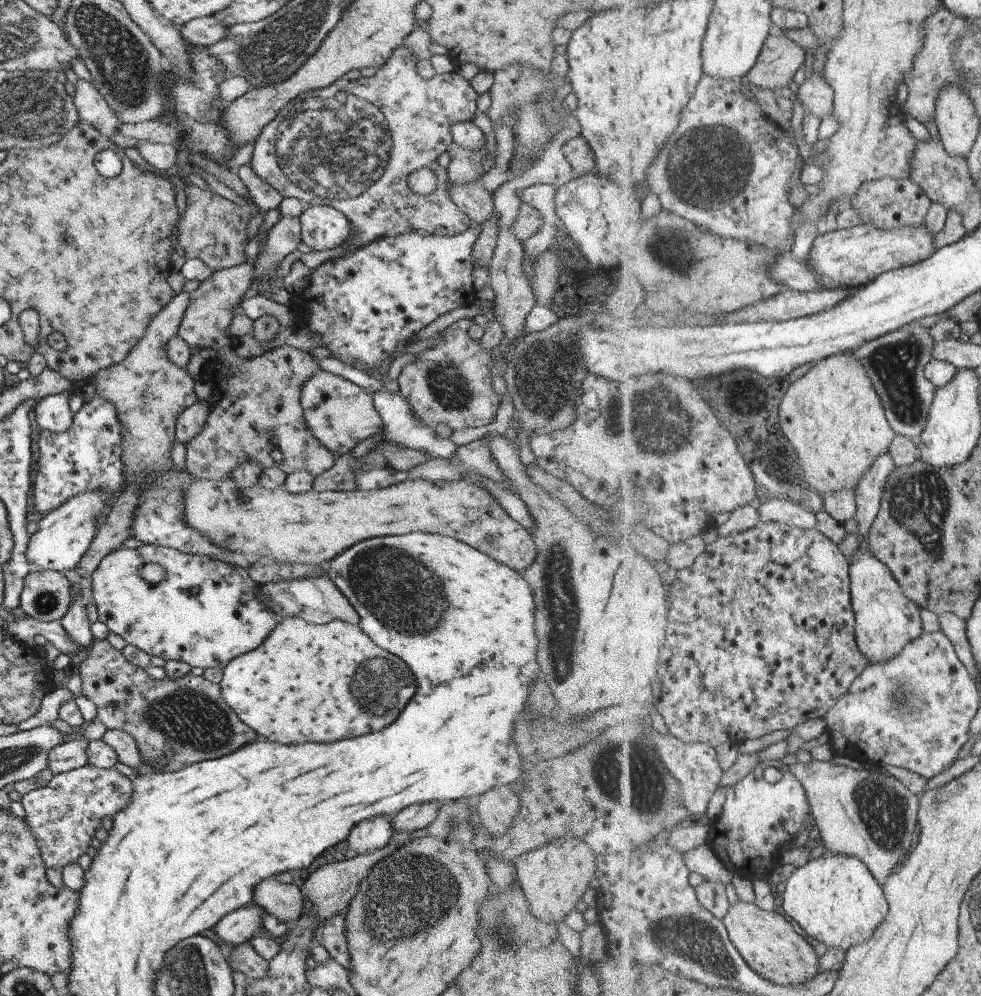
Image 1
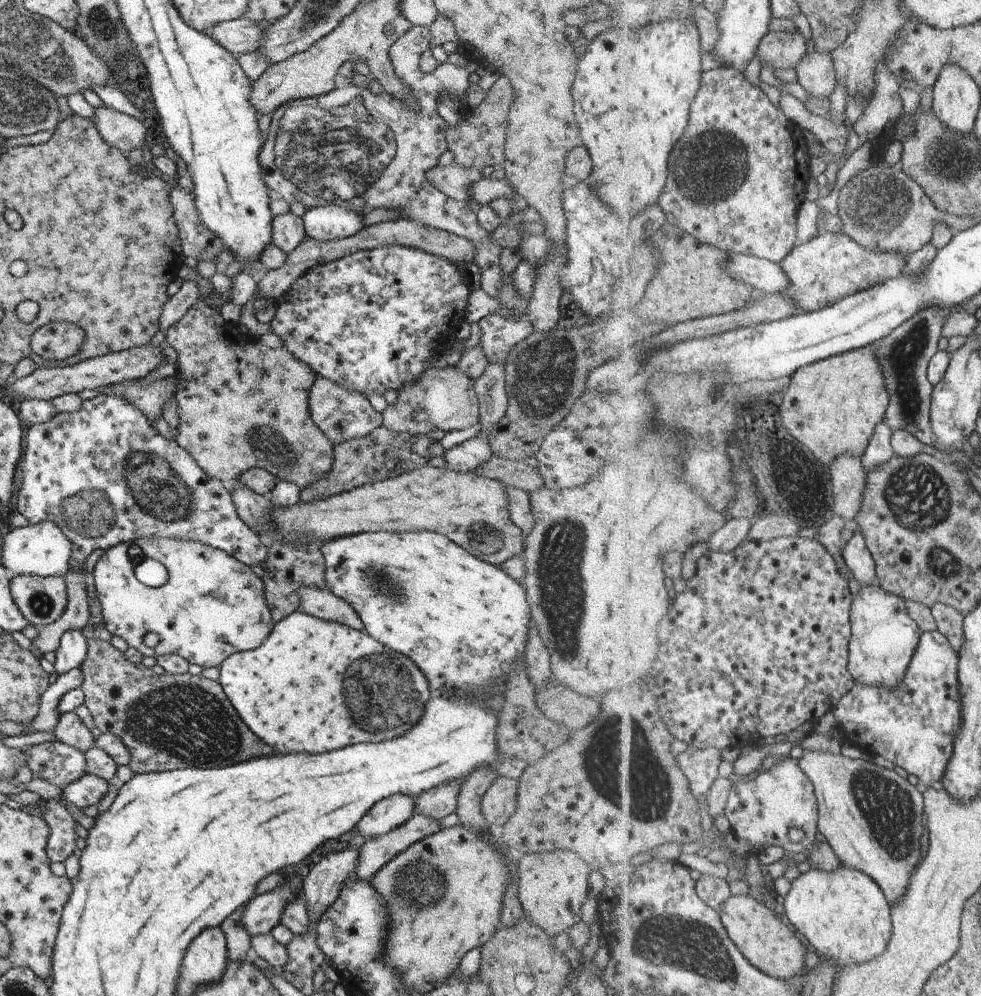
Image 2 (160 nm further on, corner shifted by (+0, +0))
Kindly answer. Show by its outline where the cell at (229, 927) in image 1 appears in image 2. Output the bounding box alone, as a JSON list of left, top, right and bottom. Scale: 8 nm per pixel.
[240,875,302,937]

